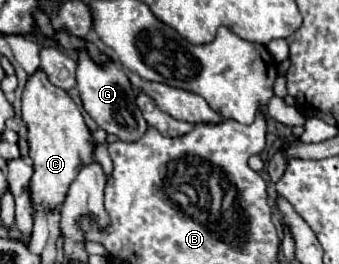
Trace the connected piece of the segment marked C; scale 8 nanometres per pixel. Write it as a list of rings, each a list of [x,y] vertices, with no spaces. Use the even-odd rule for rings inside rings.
[[[37,69],[27,79],[23,91],[23,121],[27,123],[29,155],[33,159],[35,169],[29,183],[31,199],[33,203],[43,203],[45,209],[55,209],[63,203],[65,193],[73,177],[77,177],[81,165],[95,159],[93,157],[95,143],[91,143],[91,133],[69,93],[49,83],[43,69]]]

